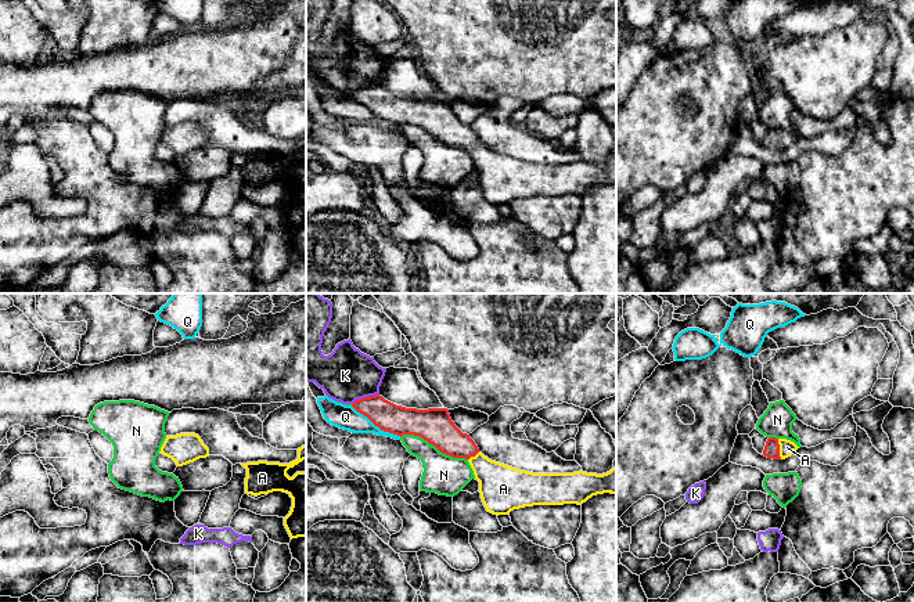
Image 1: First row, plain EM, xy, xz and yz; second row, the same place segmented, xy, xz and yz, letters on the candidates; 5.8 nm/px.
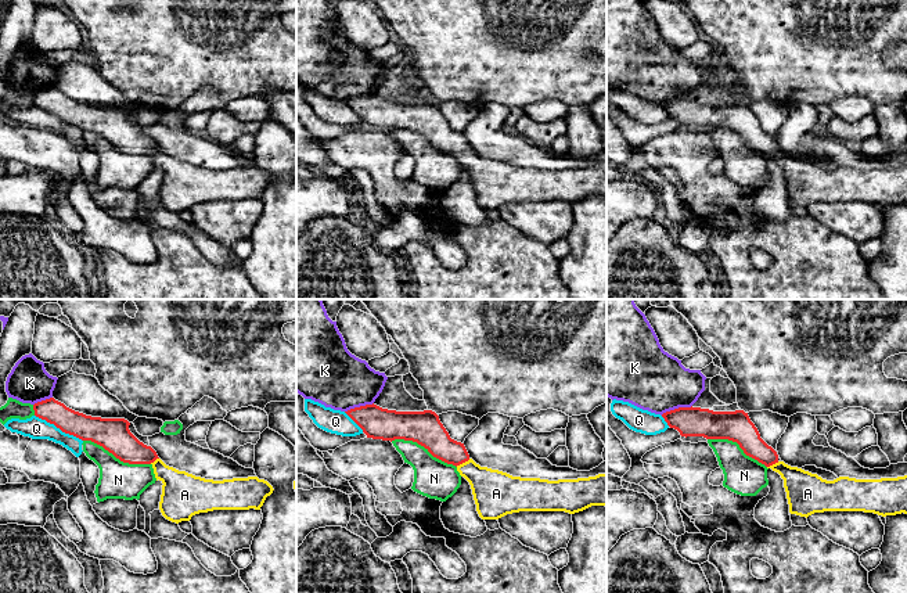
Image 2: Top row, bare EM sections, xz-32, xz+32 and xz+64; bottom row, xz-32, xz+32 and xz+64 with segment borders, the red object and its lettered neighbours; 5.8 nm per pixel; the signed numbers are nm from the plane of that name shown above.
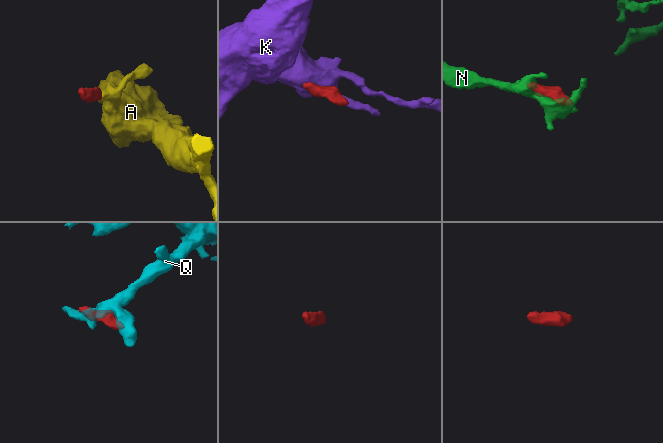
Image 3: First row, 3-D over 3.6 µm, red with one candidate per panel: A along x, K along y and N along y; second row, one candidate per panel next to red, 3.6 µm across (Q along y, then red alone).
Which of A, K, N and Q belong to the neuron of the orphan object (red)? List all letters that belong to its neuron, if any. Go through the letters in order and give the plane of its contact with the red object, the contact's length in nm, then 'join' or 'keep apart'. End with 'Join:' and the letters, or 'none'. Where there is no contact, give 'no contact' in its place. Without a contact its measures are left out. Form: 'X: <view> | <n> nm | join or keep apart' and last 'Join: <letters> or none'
A: yz | 120 nm | join
K: xz | 170 nm | keep apart
N: xz | 420 nm | keep apart
Q: xz | 340 nm | keep apart
Join: A

